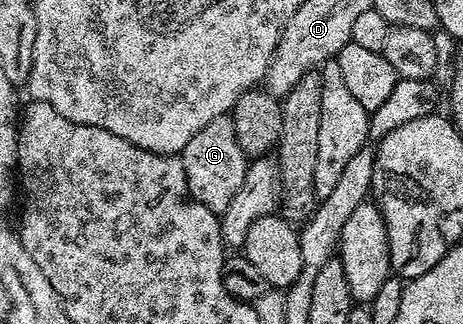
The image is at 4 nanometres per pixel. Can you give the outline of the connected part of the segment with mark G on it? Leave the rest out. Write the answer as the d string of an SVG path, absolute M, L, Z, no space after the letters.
M228 115L205 123L205 127L201 127L201 131L197 131L197 135L193 135L189 143L185 143L181 156L191 197L197 199L197 203L205 203L205 207L222 215L245 182L249 164L248 157L237 143L235 121Z

